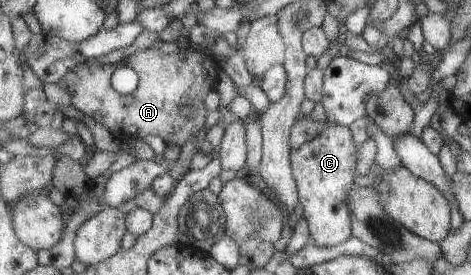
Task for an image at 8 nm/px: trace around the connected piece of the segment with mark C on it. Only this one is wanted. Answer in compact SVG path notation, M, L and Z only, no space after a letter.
M328 124L311 140L291 150L293 175L299 187L303 216L308 222L310 237L319 247L335 247L354 236L349 207L349 193L355 185L359 144L349 126Z

